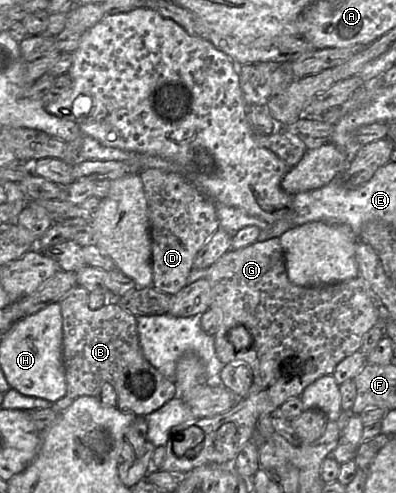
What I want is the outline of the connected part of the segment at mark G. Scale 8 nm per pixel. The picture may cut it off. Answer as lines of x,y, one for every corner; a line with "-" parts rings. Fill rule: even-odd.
278,238
228,251
208,268
206,279
212,292
210,309
220,317
220,325
214,336
216,354
224,365
248,364
253,379
248,394
244,398
238,398
230,410
214,417
189,420
171,429
164,446
165,458
159,470
174,474
187,474
205,464
231,465
244,444
253,441
257,422
262,415
274,411
292,397
299,397
318,378
332,375
339,362
360,350
364,335
379,318
359,278
317,287
302,287
290,282
-
237,325
246,327
253,337
252,346
246,350
235,349
228,340
229,330
-
225,423
235,425
236,440
232,448
217,451
214,447
216,431

